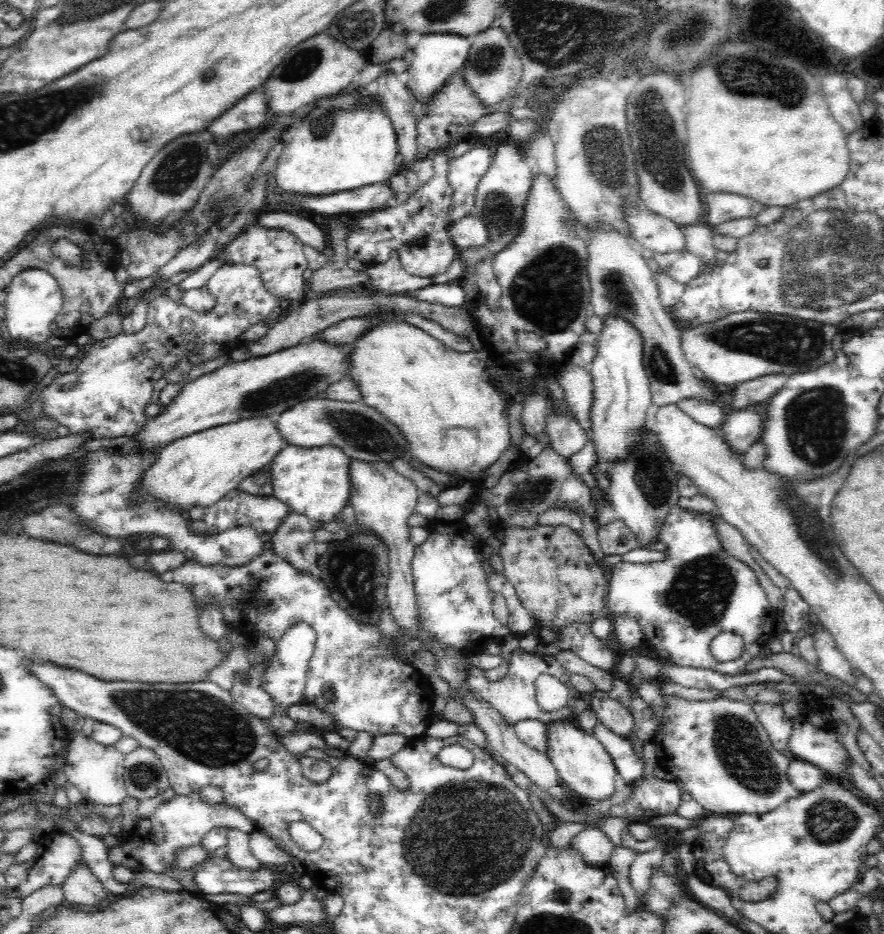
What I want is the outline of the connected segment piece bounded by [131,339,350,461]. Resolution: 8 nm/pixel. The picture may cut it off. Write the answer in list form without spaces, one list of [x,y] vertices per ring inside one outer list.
[[[311,339],[295,347],[261,357],[245,361],[231,360],[224,366],[184,384],[157,416],[147,418],[141,430],[132,436],[132,441],[136,441],[140,448],[134,448],[131,452],[149,461],[160,449],[190,434],[218,428],[230,422],[234,424],[242,418],[276,420],[282,412],[298,402],[316,398],[318,392],[326,390],[330,383],[338,382],[348,375],[348,352],[348,346],[334,347],[330,346],[330,343]]]

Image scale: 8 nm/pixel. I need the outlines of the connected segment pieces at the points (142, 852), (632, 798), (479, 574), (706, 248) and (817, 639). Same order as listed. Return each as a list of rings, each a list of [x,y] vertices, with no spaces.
[[[198,793],[175,795],[168,801],[162,802],[154,814],[138,820],[130,835],[119,845],[106,848],[108,861],[112,868],[124,866],[132,872],[150,871],[154,874],[164,874],[168,869],[179,868],[175,864],[175,854],[183,848],[201,846],[202,839],[214,827],[231,826],[244,832],[256,831],[254,822],[246,818],[238,809],[228,807],[222,802],[219,805],[208,805],[200,799]]]
[[[650,773],[627,785],[630,786],[628,797],[610,808],[614,818],[626,819],[628,823],[644,823],[649,818],[676,812],[680,804],[680,788],[673,780],[668,781]]]
[[[464,520],[435,521],[428,526],[428,537],[423,544],[414,547],[414,556],[410,563],[416,597],[416,608],[420,613],[421,636],[429,642],[441,642],[448,646],[457,646],[464,654],[475,654],[483,650],[490,642],[502,646],[506,638],[513,634],[507,624],[503,625],[492,613],[493,590],[488,586],[487,572],[479,558],[479,546]]]
[[[696,223],[681,229],[687,242],[686,250],[698,257],[703,266],[713,269],[720,264],[721,261],[717,260],[717,250],[713,245],[711,235],[713,227],[707,223]]]
[[[820,628],[812,637],[819,658],[817,668],[847,685],[855,685],[857,679],[852,674],[853,668],[834,644],[829,631]]]

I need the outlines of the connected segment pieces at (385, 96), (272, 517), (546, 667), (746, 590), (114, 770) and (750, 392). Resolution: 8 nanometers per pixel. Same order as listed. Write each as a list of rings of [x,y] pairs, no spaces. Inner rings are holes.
[[[386,72],[376,78],[375,82],[365,87],[371,94],[379,96],[387,110],[397,134],[398,143],[398,172],[412,170],[418,162],[417,147],[417,119],[413,114],[414,98],[406,86],[400,83],[395,74]]]
[[[235,489],[230,493],[226,493],[222,500],[216,502],[209,507],[204,507],[202,510],[194,510],[192,512],[192,520],[202,520],[206,524],[205,532],[208,535],[215,535],[219,532],[228,530],[229,528],[241,527],[250,525],[256,532],[263,543],[270,542],[273,534],[277,531],[279,524],[292,512],[291,508],[280,502],[274,496],[252,496],[250,494],[245,494],[240,490]],[[194,514],[200,514],[202,516],[194,516]]]
[[[518,647],[511,652],[507,662],[507,673],[497,681],[489,681],[484,676],[484,670],[480,667],[468,668],[469,675],[465,682],[466,689],[468,689],[476,699],[485,700],[486,702],[489,702],[489,705],[492,706],[492,708],[498,709],[498,712],[501,712],[504,720],[511,725],[522,720],[539,720],[540,722],[548,724],[548,722],[556,722],[556,720],[563,720],[564,718],[571,716],[572,712],[574,712],[571,707],[581,694],[577,692],[570,683],[571,672],[559,664],[554,655],[546,654],[539,656],[532,652],[526,652]],[[541,674],[555,676],[569,689],[568,704],[565,708],[552,710],[552,712],[543,712],[540,705],[536,704],[537,689],[535,688],[535,682]]]
[[[680,505],[670,509],[659,531],[659,540],[666,544],[665,558],[648,563],[620,562],[608,571],[608,592],[605,596],[605,614],[612,620],[616,617],[632,617],[642,629],[642,643],[659,658],[678,666],[714,670],[725,676],[744,676],[746,664],[760,654],[769,640],[775,635],[774,626],[778,613],[770,603],[764,589],[758,583],[753,568],[738,561],[723,550],[714,525],[708,513],[694,515],[684,511]],[[721,632],[740,635],[744,646],[742,654],[734,660],[720,662],[710,652],[710,642]]]
[[[81,730],[74,732],[68,747],[69,753],[64,762],[64,774],[68,781],[82,791],[80,799],[87,799],[102,806],[120,805],[127,796],[122,772],[125,755],[120,753],[114,745],[98,744],[90,735],[83,734]]]
[[[764,374],[764,376],[758,376],[758,378],[739,383],[734,402],[732,403],[732,409],[740,411],[746,406],[750,406],[750,404],[764,402],[764,400],[774,396],[786,382],[786,374]]]

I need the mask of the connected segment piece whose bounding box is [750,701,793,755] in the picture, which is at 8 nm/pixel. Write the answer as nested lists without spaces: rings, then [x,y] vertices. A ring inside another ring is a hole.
[[[756,701],[750,703],[750,707],[752,707],[756,719],[762,723],[774,749],[789,755],[788,741],[791,737],[793,722],[784,713],[782,704]]]

